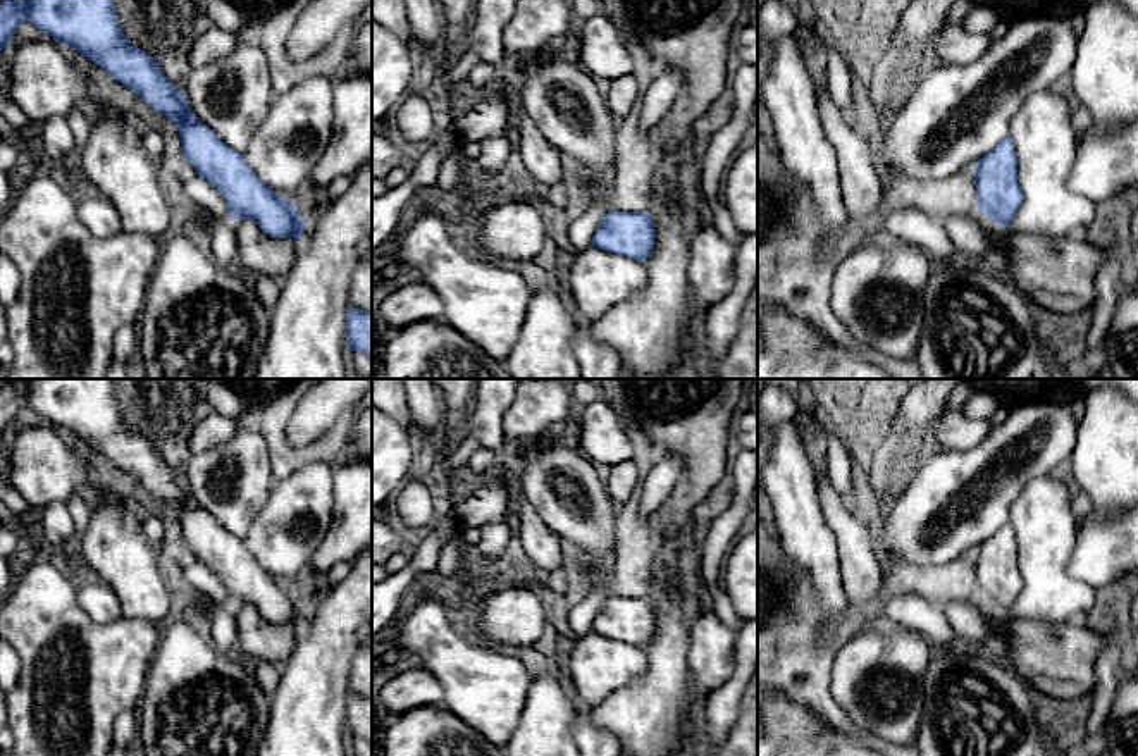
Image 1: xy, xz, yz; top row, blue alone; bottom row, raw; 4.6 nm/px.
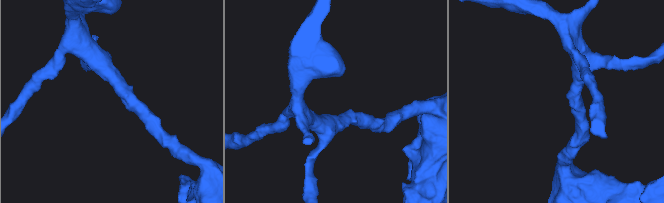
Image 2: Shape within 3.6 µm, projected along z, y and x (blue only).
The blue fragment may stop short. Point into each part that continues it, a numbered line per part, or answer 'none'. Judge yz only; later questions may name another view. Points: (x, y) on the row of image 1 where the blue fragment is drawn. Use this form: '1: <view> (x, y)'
1: yz (939, 198)

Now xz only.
1: xz (634, 183)

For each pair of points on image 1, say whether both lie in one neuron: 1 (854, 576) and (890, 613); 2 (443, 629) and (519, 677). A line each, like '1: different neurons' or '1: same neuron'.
1: different neurons
2: same neuron

